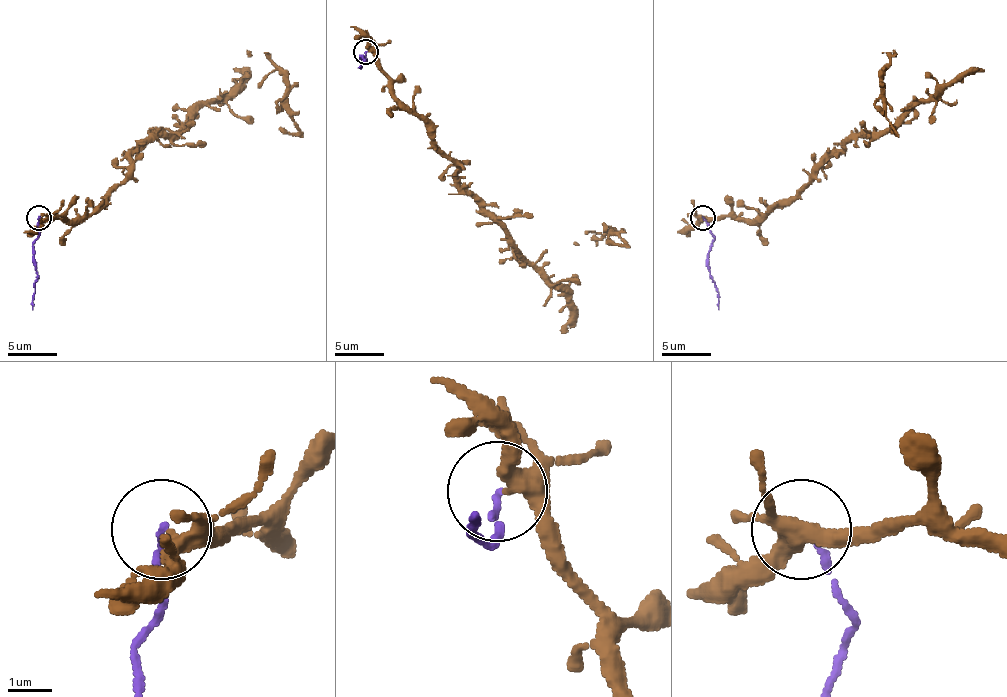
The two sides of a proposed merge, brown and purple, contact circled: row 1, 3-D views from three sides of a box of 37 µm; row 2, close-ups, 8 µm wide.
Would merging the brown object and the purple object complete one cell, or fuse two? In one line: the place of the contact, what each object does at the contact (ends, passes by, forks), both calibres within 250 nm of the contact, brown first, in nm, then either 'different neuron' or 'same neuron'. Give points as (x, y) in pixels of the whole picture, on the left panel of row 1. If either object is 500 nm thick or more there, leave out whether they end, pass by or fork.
(38, 217) | brown forks | purple ends | 260/150 nm | different neuron

